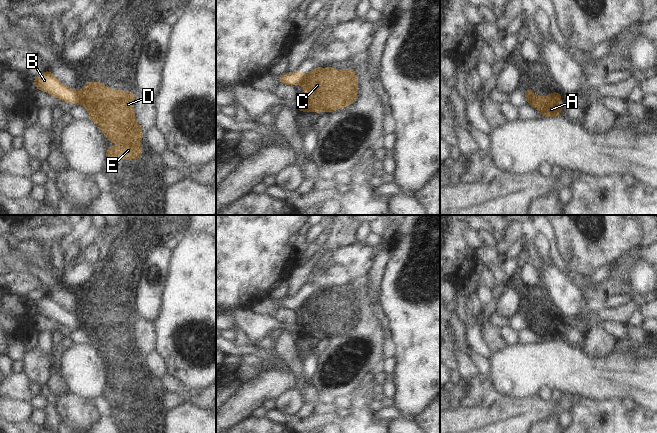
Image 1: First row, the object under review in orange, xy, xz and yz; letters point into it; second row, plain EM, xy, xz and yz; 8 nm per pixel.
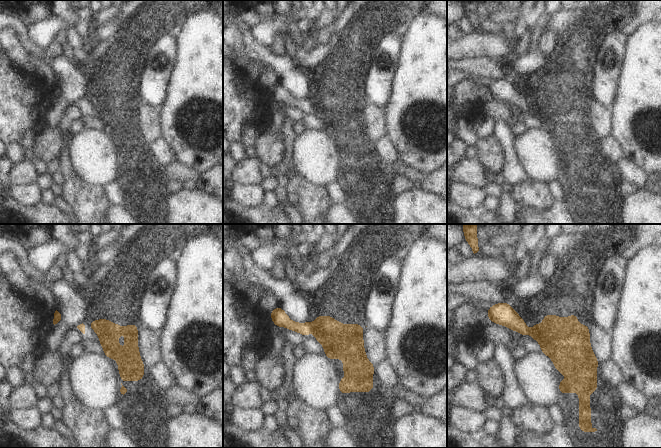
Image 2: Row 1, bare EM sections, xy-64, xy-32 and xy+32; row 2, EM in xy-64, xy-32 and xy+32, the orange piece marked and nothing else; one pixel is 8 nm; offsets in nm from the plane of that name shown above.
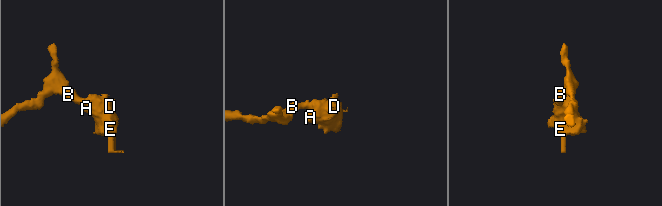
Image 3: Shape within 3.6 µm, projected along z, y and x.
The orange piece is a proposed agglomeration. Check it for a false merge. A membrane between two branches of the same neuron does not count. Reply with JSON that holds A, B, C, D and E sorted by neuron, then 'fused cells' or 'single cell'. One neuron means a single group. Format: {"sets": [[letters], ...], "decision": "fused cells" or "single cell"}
{"sets": [["A", "C", "D", "E"], ["B"]], "decision": "fused cells"}

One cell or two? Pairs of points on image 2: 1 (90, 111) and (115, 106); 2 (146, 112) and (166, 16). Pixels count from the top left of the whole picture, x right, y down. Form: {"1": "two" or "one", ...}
{"1": "two", "2": "one"}

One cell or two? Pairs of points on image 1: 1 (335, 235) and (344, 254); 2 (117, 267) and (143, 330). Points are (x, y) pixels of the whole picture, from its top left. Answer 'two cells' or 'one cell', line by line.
1: two cells
2: one cell

